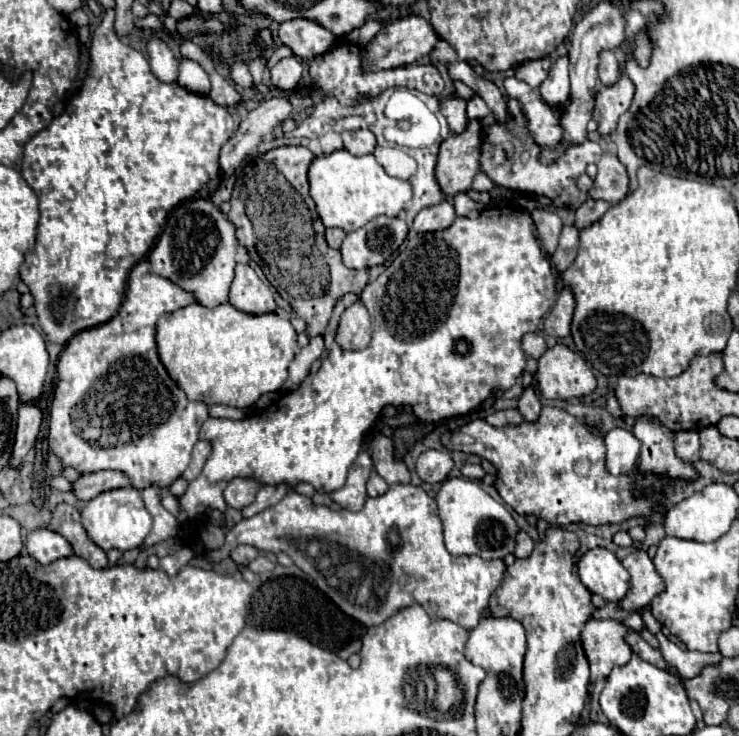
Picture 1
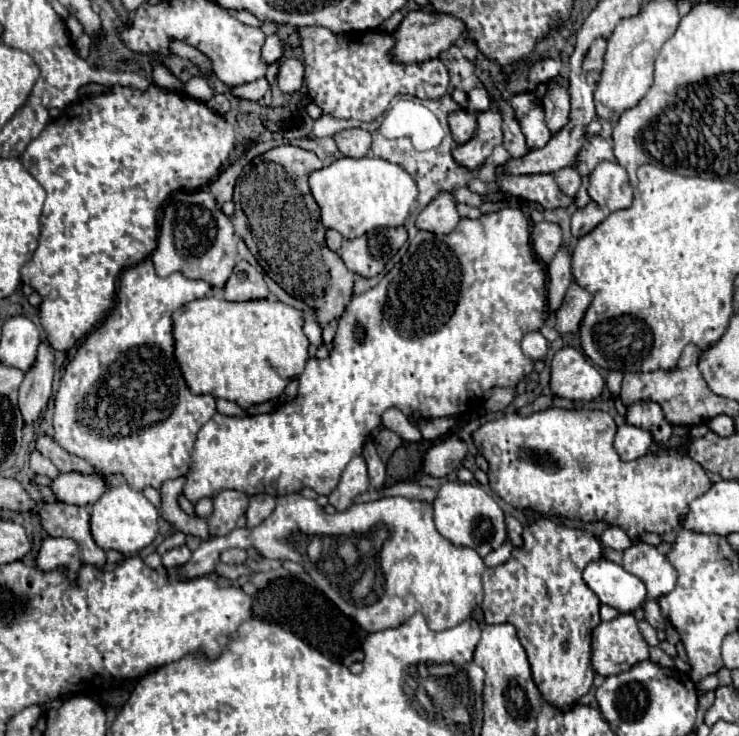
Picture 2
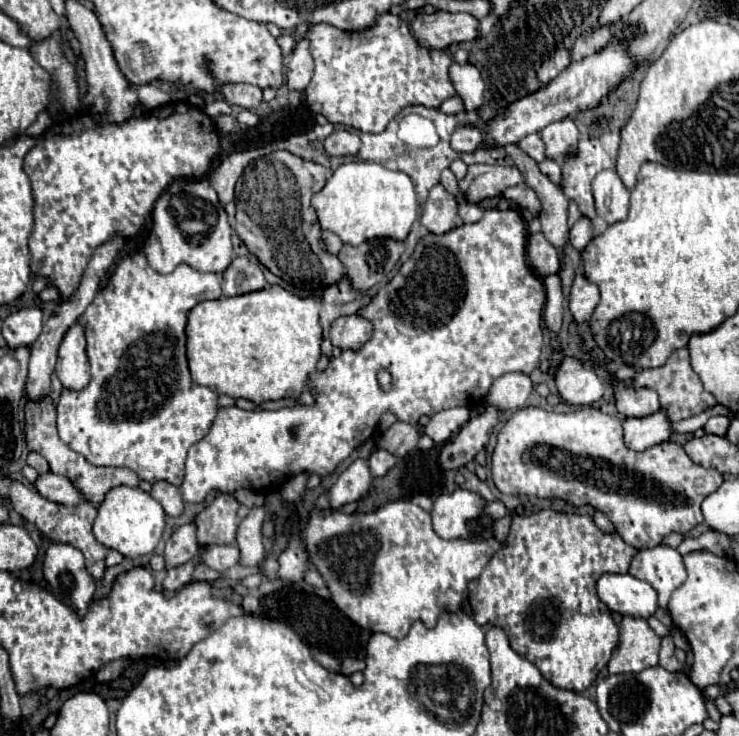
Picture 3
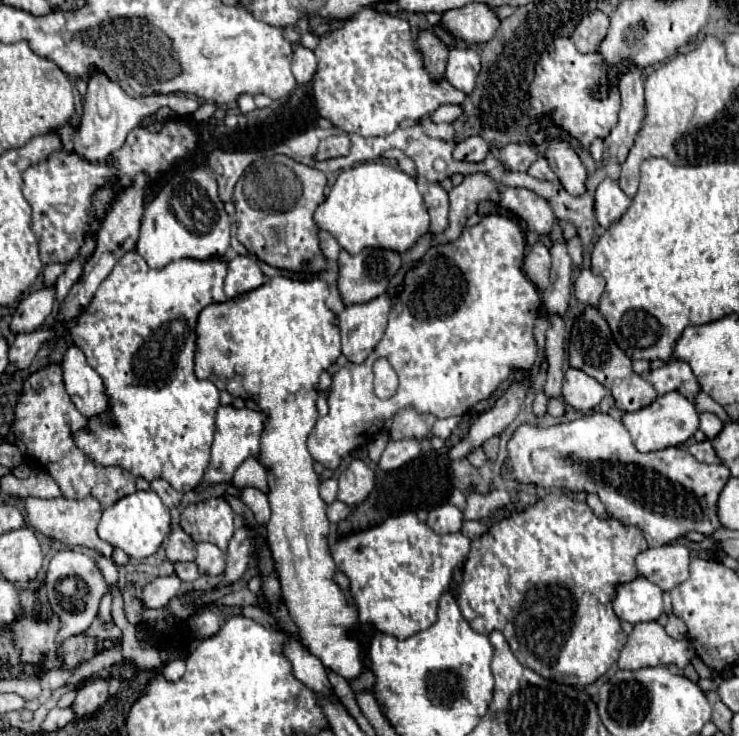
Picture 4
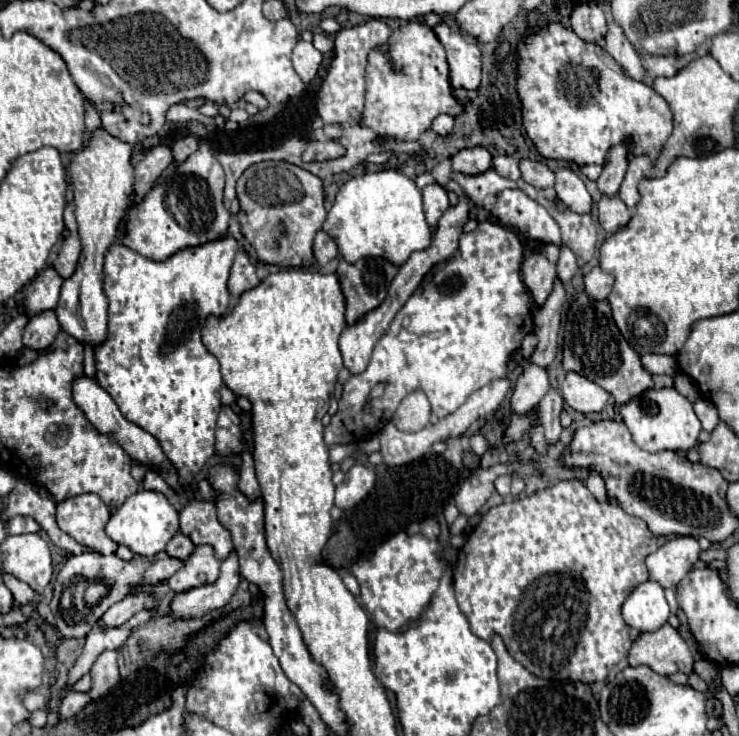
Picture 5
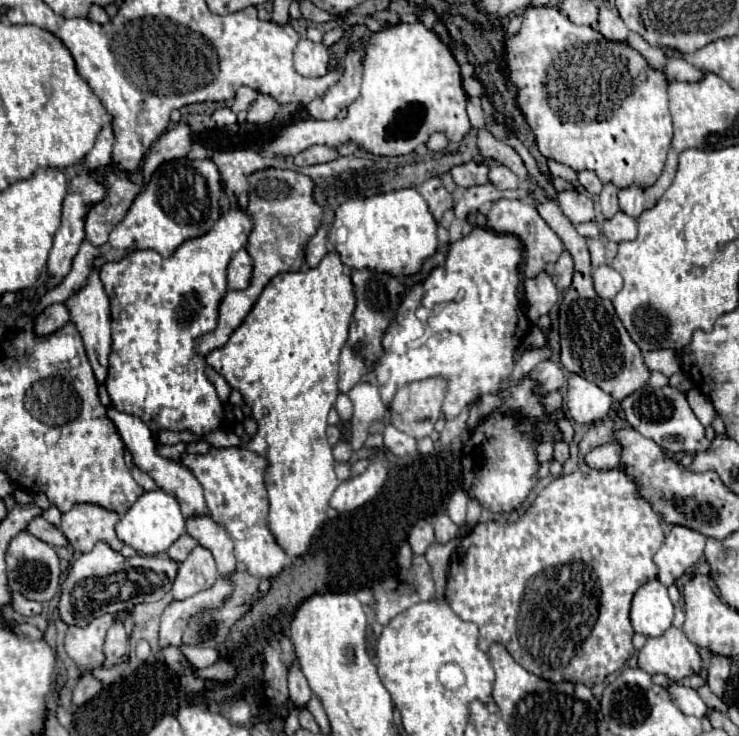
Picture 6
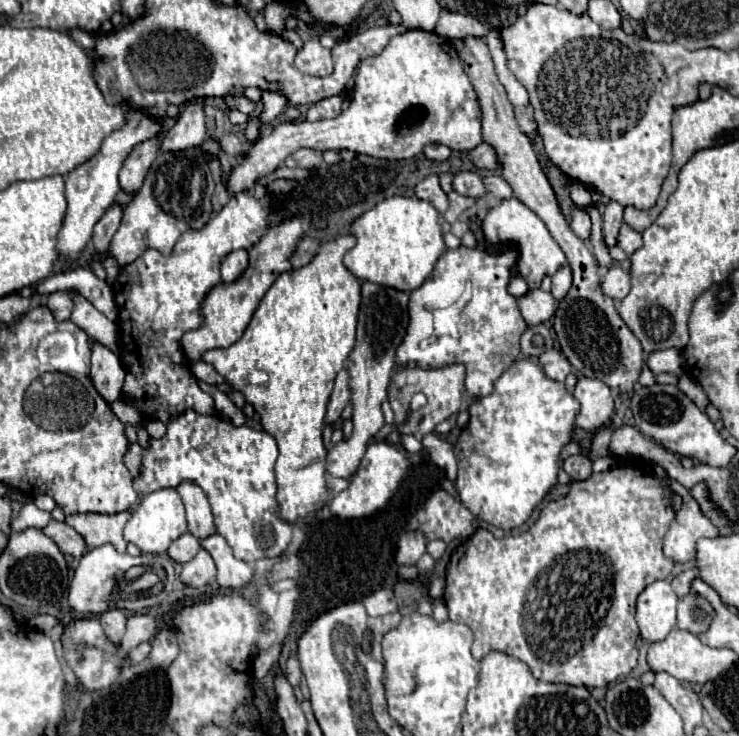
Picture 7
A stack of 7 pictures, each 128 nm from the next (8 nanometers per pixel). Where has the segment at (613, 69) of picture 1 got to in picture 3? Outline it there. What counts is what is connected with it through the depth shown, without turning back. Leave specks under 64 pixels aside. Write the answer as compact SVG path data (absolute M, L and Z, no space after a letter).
M608 24L594 28L590 34L580 34L572 48L572 60L582 60L584 56L598 52L610 40L610 36L612 36L612 30Z

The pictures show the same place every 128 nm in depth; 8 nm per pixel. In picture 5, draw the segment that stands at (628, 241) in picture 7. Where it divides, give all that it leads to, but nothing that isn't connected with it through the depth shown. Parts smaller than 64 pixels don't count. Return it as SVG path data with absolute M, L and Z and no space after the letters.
M602 196L600 204L598 204L598 210L600 210L600 226L608 234L618 232L632 218L632 210L628 210L626 204L618 196L614 196L614 198Z

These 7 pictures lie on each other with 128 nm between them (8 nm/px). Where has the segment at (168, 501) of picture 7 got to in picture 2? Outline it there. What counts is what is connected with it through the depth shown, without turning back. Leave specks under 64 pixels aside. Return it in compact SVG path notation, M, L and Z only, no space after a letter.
M128 484L110 486L100 496L100 500L92 506L90 528L92 528L94 542L102 550L112 548L122 552L124 556L132 556L144 550L146 546L150 546L158 536L158 510L140 490L132 490Z

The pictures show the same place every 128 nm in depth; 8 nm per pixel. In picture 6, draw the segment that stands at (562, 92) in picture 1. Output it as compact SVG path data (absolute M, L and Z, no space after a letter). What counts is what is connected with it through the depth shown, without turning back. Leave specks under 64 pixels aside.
M560 192L556 200L572 224L584 224L584 222L594 220L594 208L592 208L592 200L588 194Z

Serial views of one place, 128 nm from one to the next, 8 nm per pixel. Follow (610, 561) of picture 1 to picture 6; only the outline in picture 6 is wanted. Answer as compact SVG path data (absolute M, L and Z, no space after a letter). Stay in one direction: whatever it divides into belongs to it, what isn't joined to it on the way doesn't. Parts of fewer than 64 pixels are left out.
M650 580L640 586L632 600L630 620L634 632L644 636L662 636L674 618L674 604L668 596L668 588L660 580Z

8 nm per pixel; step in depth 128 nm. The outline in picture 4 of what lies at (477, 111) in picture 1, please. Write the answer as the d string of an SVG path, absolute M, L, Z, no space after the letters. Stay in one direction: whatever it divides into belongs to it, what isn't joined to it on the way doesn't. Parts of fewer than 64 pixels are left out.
M450 48L448 66L446 66L446 80L454 88L470 94L474 90L478 72L480 72L480 56L476 50Z

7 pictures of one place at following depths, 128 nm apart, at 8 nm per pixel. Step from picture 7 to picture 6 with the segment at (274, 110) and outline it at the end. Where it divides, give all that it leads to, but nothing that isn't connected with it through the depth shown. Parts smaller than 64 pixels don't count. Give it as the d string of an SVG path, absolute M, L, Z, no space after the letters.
M258 94L256 102L254 102L254 104L250 106L250 110L248 110L246 122L248 122L248 124L256 124L256 126L268 124L268 122L276 116L278 108L280 108L280 104L278 104L276 100L272 100L272 96Z

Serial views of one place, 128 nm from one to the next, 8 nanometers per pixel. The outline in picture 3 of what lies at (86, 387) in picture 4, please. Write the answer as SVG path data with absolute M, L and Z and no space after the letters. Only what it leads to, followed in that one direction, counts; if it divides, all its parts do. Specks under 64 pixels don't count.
M76 322L66 332L66 336L60 344L56 374L62 382L62 386L68 390L82 390L90 382L86 340L84 340L84 330L82 330L80 322Z

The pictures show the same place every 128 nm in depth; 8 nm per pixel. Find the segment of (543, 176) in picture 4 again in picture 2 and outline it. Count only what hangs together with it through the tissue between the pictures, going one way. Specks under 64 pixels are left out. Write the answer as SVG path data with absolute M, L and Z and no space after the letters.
M570 166L568 168L562 168L560 172L554 172L552 176L556 176L556 182L560 184L560 190L566 194L566 196L572 196L578 192L580 188L580 176L576 170L572 170Z

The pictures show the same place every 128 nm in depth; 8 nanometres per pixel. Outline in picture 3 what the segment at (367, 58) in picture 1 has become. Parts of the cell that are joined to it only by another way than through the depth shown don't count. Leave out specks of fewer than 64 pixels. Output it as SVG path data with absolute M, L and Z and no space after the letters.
M434 12L418 14L412 22L416 40L420 46L442 50L452 42L470 42L480 34L480 22L468 12Z

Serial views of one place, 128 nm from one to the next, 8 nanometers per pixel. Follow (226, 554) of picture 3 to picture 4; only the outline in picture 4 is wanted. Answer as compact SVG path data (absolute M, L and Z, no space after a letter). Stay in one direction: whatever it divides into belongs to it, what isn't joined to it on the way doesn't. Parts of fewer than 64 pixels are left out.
M202 542L196 546L196 566L200 568L200 574L218 576L224 572L224 552L216 548L216 544Z

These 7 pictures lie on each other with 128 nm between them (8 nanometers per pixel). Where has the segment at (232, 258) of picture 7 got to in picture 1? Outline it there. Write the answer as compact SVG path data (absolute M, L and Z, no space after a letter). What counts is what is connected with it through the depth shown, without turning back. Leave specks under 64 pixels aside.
M248 264L236 266L236 276L230 286L228 302L234 308L240 308L242 312L250 312L250 314L262 314L262 312L276 310L272 292Z

